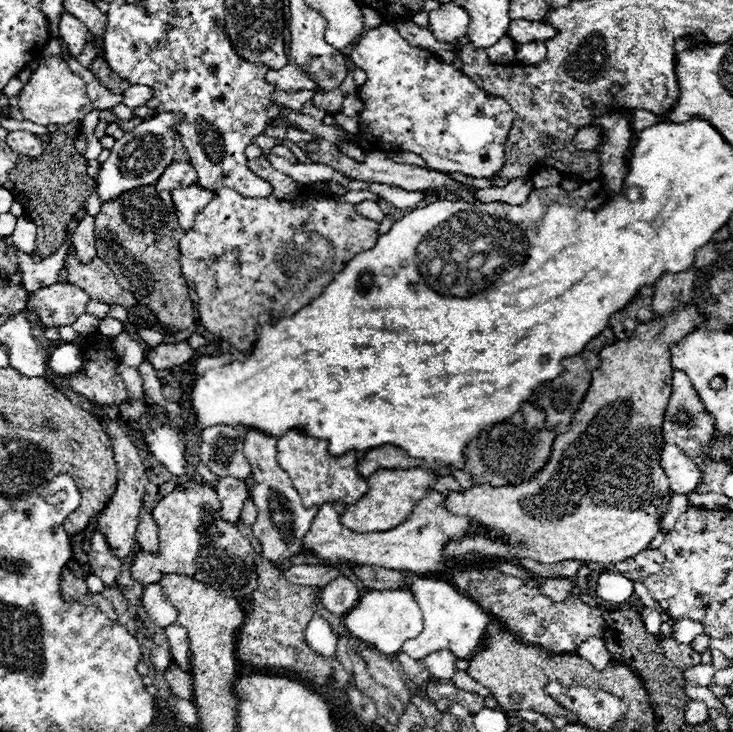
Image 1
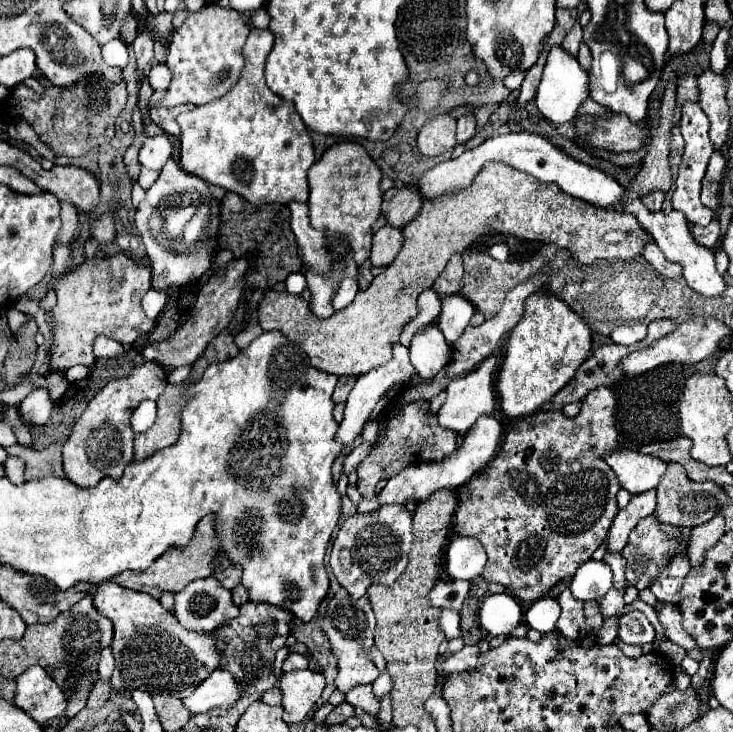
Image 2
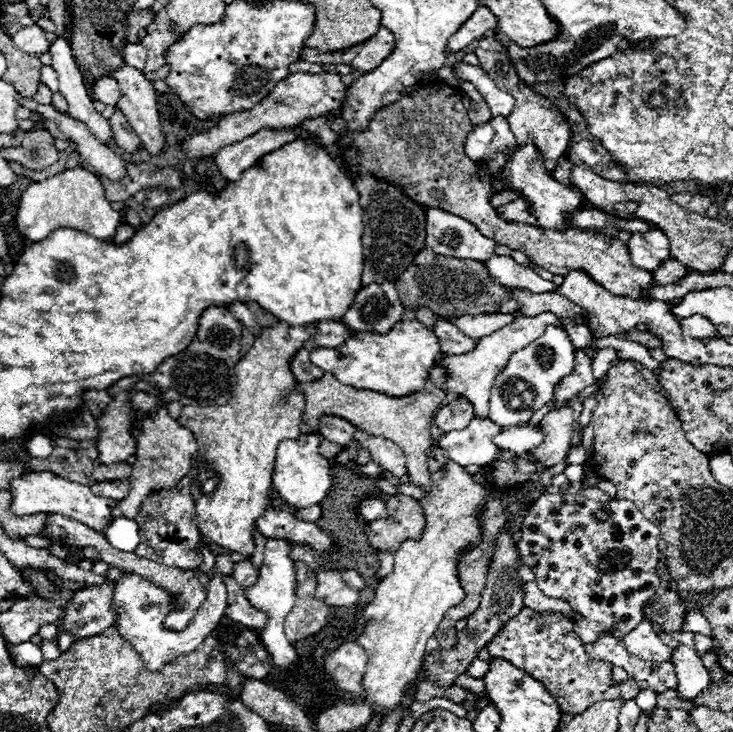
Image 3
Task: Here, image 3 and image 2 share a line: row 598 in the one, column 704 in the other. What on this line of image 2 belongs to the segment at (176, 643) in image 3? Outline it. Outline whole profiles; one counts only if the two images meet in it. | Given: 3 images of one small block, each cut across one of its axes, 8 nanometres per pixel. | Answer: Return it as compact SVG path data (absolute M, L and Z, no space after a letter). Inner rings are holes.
M684 102L684 106L682 106L682 120L680 120L680 132L682 132L682 136L684 136L686 150L684 150L682 164L680 164L680 170L678 170L676 190L674 190L674 194L672 194L672 206L674 206L674 210L684 212L690 224L698 224L698 226L706 226L706 224L710 224L710 220L714 218L714 212L712 212L710 208L706 208L706 206L700 202L702 178L704 178L708 160L710 160L710 156L712 156L712 152L714 152L714 144L710 142L708 128L710 128L710 122L708 122L704 110L700 108L700 104L698 104L698 102Z

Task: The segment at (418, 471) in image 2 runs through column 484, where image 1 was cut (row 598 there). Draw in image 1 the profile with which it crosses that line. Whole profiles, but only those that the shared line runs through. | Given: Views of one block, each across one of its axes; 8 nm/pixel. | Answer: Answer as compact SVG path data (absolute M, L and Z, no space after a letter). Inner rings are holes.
M416 576L410 580L408 590L416 596L416 602L420 604L424 630L420 632L420 636L416 636L416 640L408 640L402 652L406 652L414 660L420 660L432 652L450 650L454 656L462 660L470 660L480 644L480 638L484 638L486 626L490 624L490 616L484 610L480 610L480 606L476 606L474 600L468 600L466 596L458 594L452 584L442 580Z

